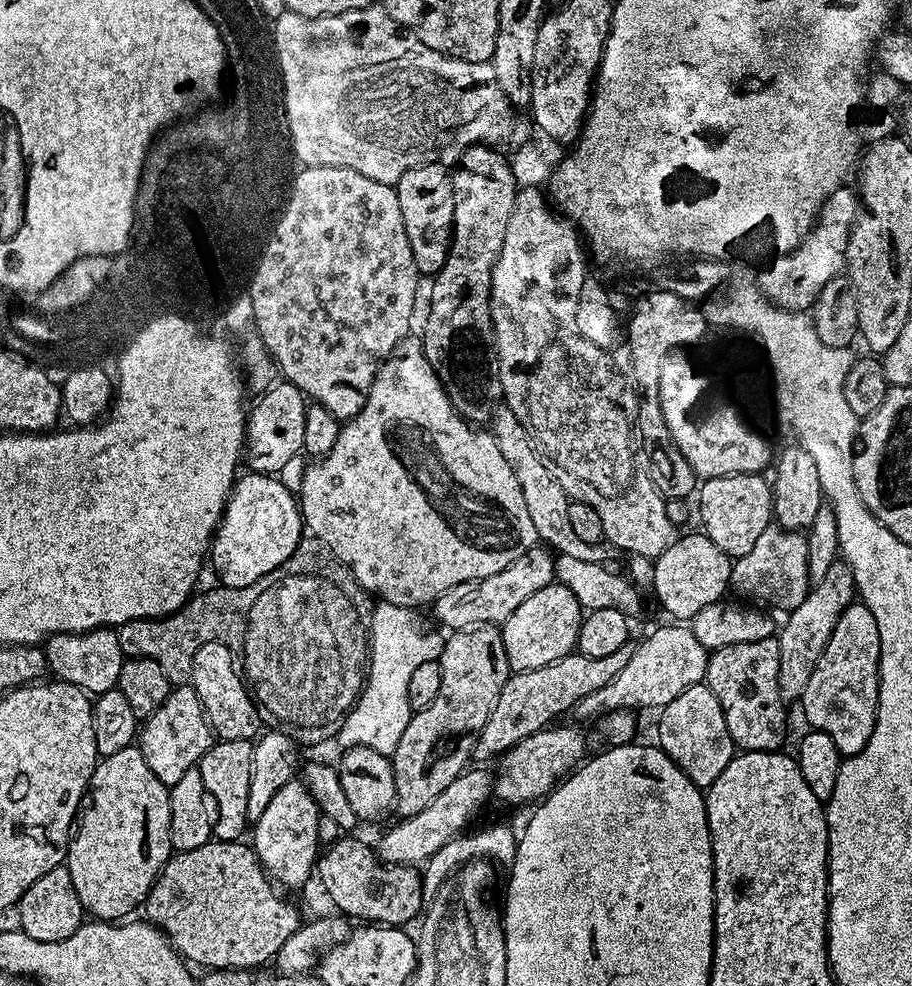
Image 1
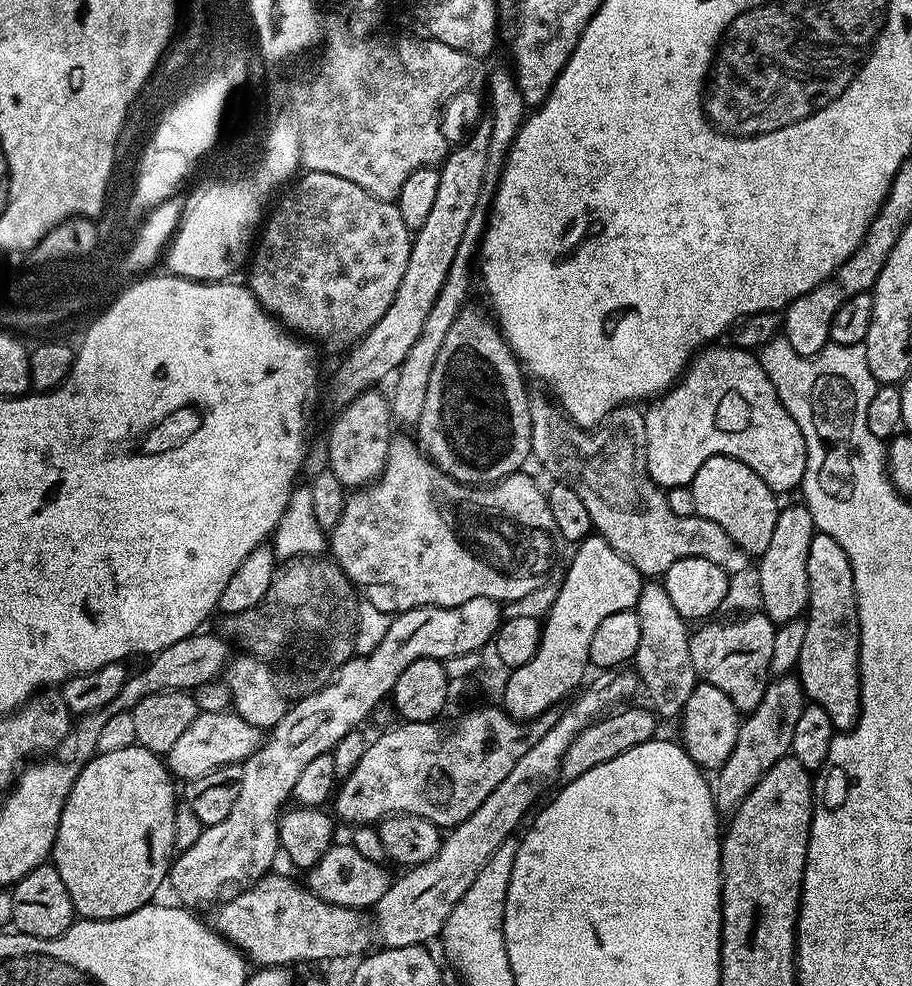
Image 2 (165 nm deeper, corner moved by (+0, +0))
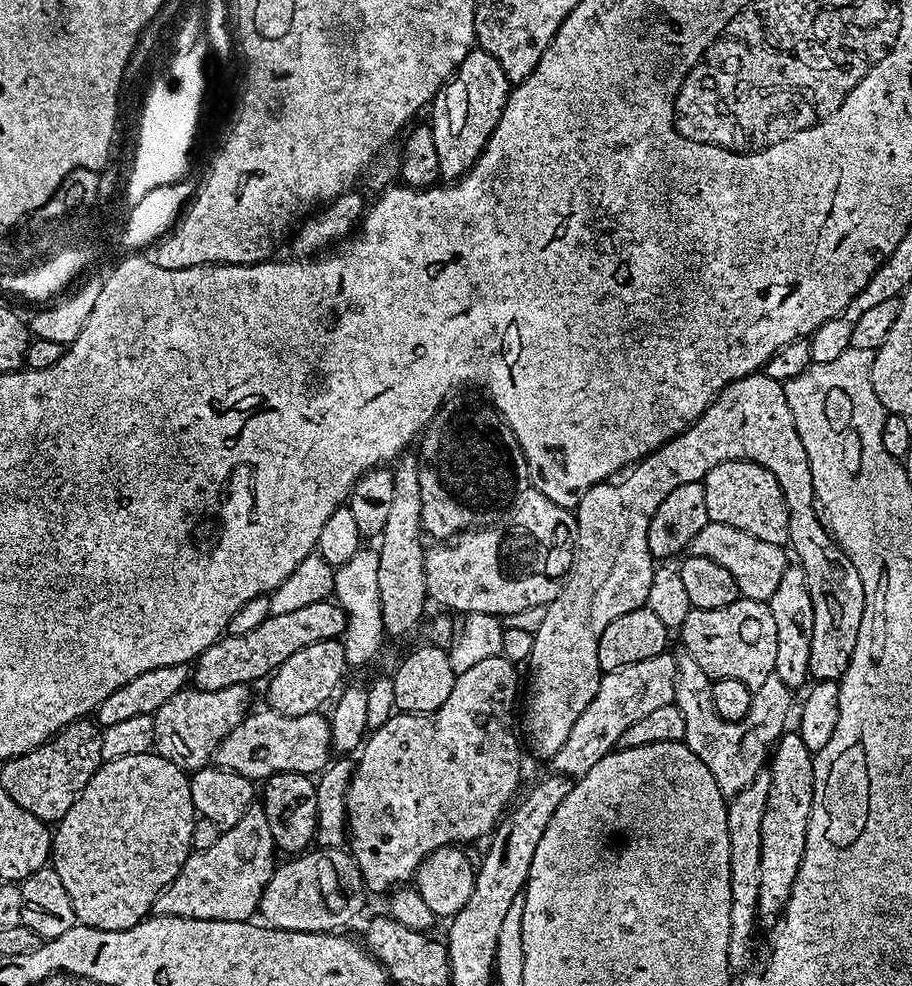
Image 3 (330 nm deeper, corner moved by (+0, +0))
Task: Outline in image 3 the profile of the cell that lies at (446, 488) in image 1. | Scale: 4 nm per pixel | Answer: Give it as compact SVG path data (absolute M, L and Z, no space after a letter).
M529 495L513 508L505 507L502 515L491 526L461 532L451 546L436 546L440 548L428 548L423 553L425 590L431 603L441 604L444 607L441 609L453 613L501 618L517 614L518 611L543 609L558 595L561 583L568 574L568 567L572 565L570 524L564 521L565 509L552 504L542 495Z

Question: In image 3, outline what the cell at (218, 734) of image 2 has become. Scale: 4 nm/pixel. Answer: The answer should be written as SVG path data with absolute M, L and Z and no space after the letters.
M271 710L263 711L253 711L245 716L238 726L220 739L214 753L219 767L242 774L250 781L260 782L279 772L316 774L329 763L331 736L327 715L311 712L301 716L283 716Z

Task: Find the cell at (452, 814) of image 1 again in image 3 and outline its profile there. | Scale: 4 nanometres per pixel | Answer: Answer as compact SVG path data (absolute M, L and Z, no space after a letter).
M324 850L305 851L293 855L273 871L272 877L264 886L260 895L258 916L267 927L280 928L284 932L336 932L343 924L348 924L360 912L360 900L356 896L344 893L344 884L340 881L340 872L331 860L329 853Z

